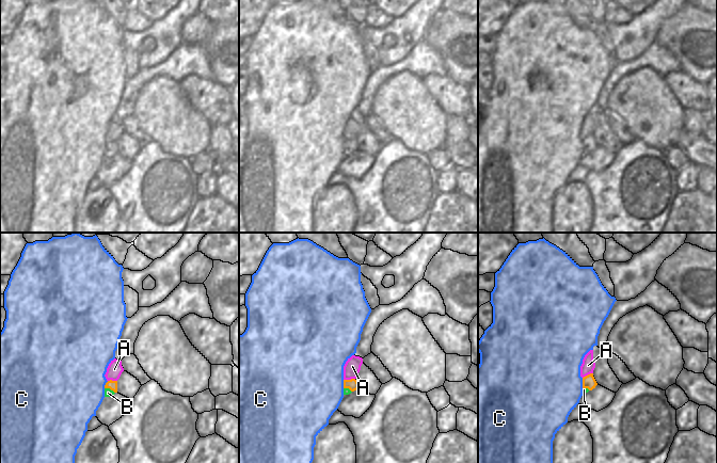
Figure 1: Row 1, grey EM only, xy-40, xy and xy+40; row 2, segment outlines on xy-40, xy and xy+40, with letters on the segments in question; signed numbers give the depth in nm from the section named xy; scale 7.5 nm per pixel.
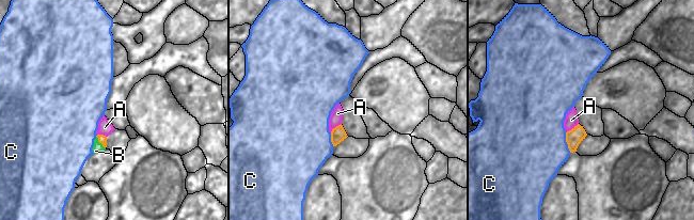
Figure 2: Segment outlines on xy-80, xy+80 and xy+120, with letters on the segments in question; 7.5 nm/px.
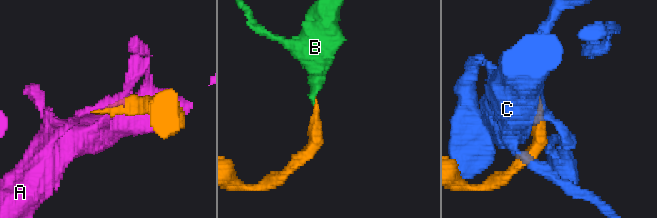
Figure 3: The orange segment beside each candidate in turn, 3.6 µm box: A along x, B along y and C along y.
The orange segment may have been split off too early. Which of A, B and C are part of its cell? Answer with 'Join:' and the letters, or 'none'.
Join: B

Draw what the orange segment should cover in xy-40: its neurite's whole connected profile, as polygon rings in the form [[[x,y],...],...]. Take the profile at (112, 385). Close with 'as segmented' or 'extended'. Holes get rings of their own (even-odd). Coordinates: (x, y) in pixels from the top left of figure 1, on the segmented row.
[[[108,381],[105,385],[105,397],[112,397],[117,393],[117,381]]]; extended

